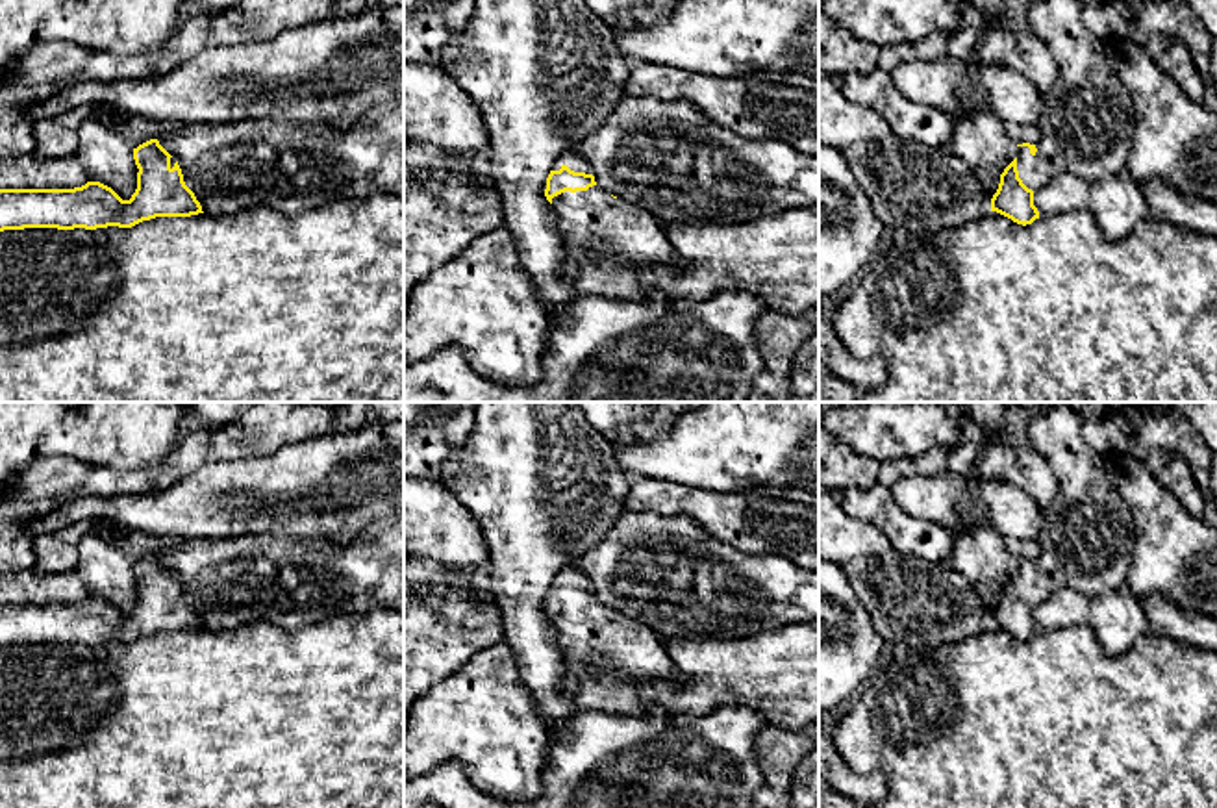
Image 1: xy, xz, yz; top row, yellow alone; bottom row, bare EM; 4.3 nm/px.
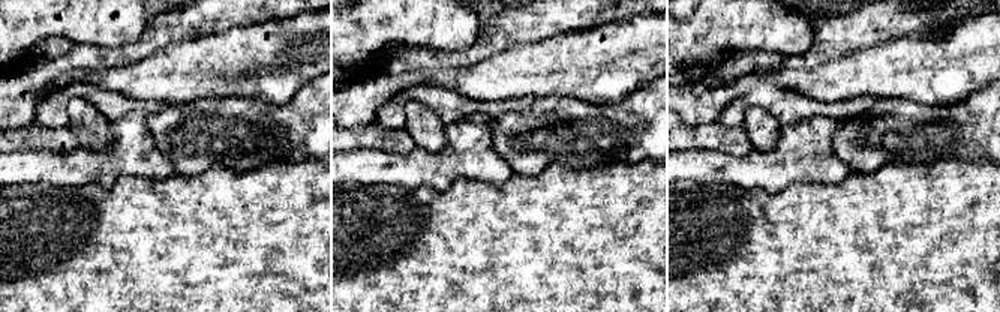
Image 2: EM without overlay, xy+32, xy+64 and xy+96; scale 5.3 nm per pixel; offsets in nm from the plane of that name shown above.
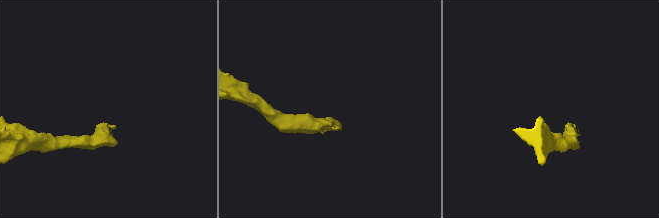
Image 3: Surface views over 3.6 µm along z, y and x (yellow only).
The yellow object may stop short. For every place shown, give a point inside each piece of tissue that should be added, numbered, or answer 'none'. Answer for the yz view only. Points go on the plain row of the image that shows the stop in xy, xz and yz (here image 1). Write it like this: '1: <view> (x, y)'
1: yz (1088, 538)

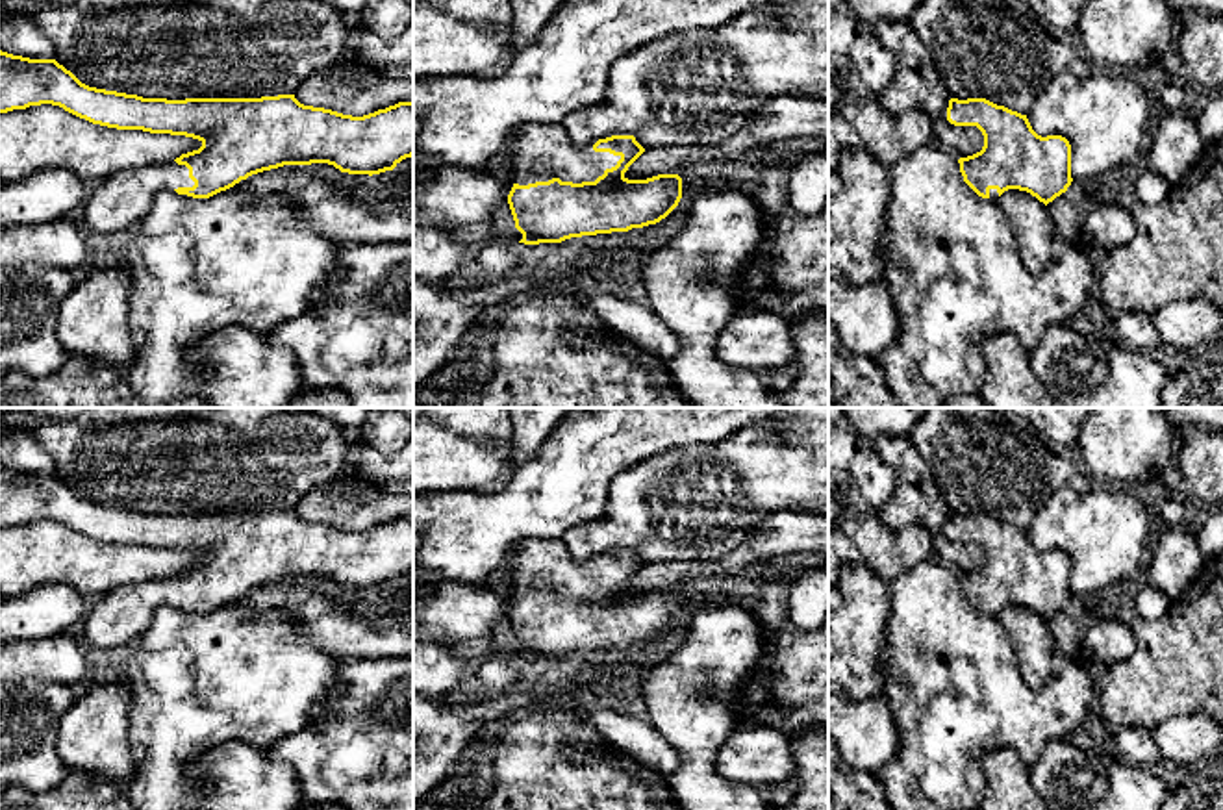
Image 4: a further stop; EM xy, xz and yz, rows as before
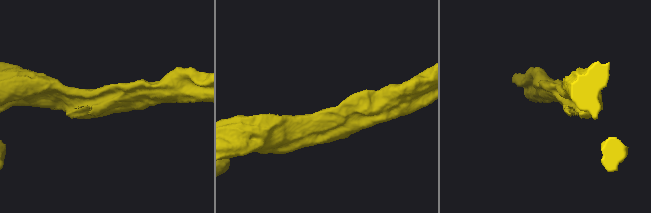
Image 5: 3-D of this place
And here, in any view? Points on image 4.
1: xz (538, 568)

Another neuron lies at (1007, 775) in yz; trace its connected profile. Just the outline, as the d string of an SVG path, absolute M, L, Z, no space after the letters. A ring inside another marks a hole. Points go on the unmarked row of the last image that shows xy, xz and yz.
M1008 747L982 756L984 797L980 810L1049 810L1028 780L1028 766Z

